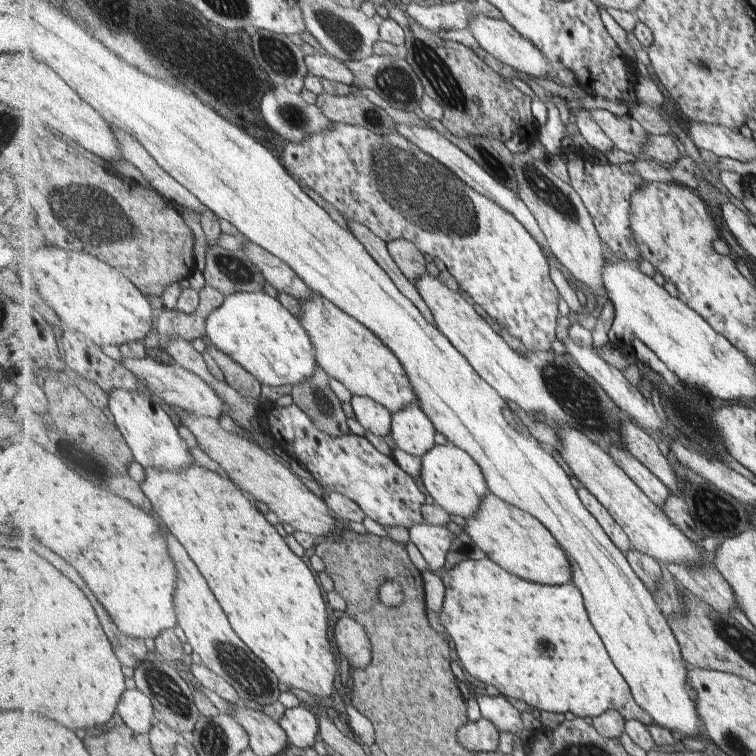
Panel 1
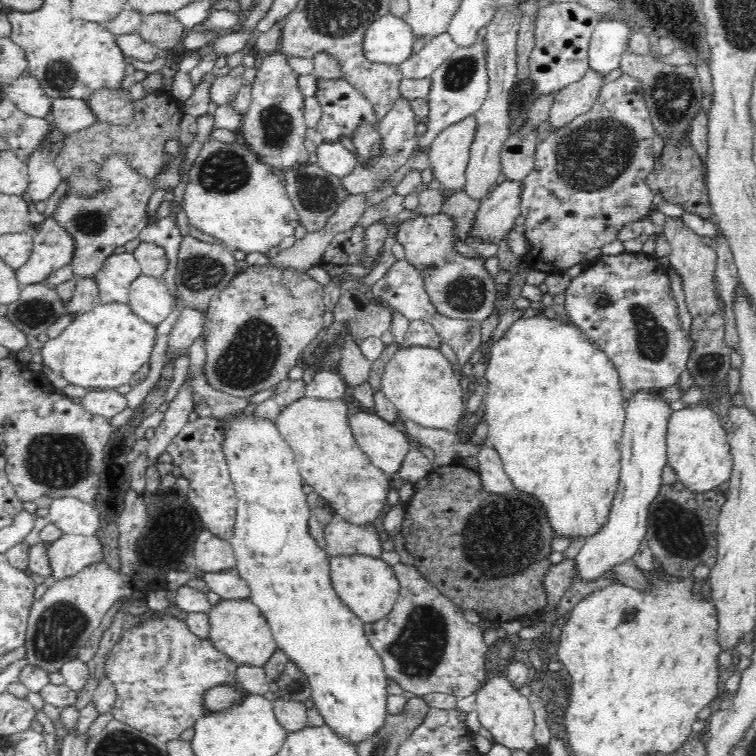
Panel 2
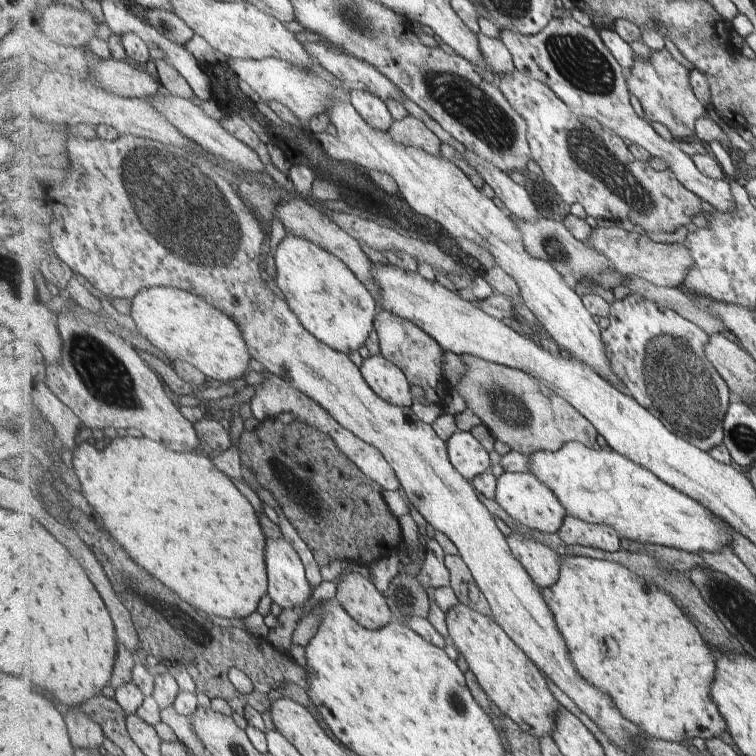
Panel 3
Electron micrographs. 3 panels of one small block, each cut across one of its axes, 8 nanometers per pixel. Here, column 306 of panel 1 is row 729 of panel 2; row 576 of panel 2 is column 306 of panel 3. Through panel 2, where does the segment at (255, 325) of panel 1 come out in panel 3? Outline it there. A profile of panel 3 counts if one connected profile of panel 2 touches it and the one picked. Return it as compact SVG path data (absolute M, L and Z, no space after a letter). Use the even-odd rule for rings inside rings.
M287 234L274 255L277 285L301 324L321 342L349 354L365 346L373 332L379 306L372 292L333 253L293 234Z

